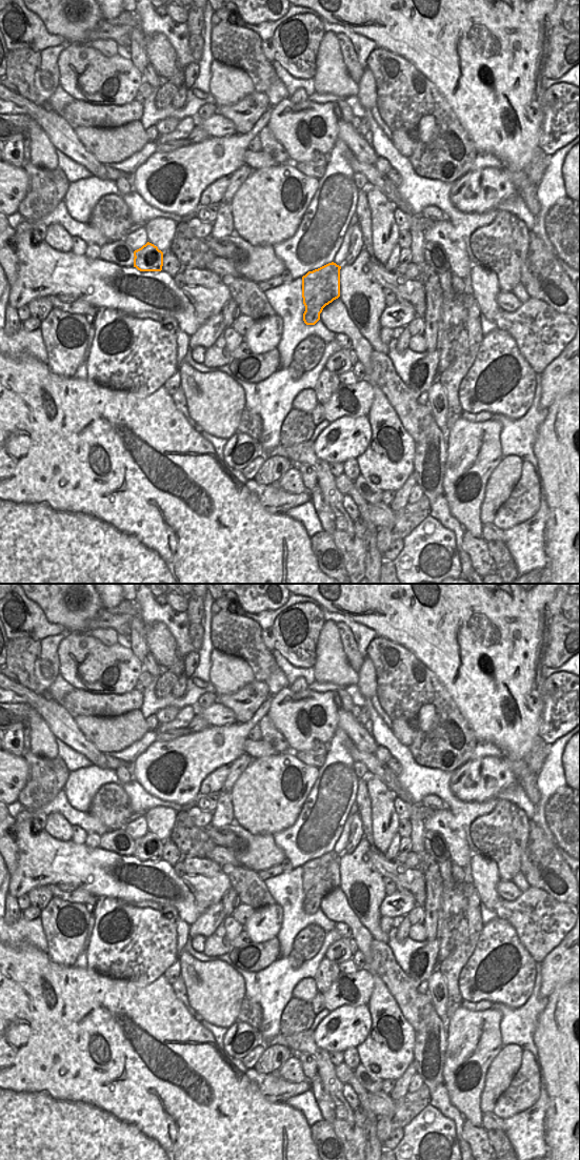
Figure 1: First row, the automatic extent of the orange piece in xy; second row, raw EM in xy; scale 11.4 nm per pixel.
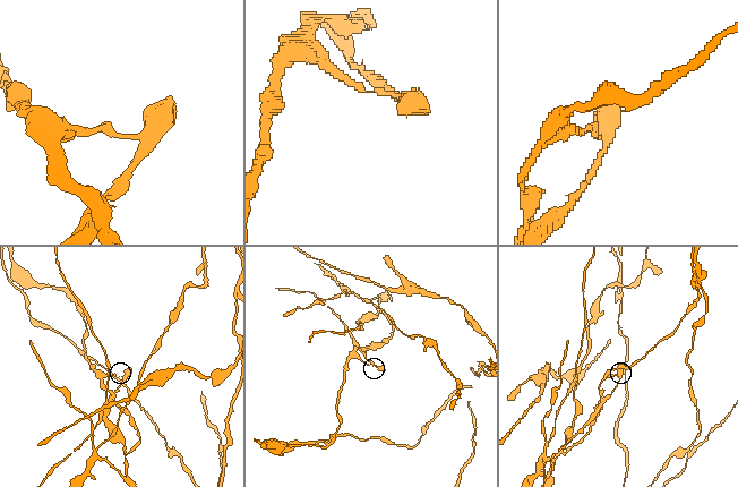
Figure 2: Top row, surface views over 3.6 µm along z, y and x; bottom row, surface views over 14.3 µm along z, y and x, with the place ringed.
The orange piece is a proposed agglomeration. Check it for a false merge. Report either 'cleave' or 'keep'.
cleave

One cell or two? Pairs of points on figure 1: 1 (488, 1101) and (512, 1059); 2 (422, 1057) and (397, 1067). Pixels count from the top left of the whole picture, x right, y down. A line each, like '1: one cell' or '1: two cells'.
1: one cell
2: two cells

